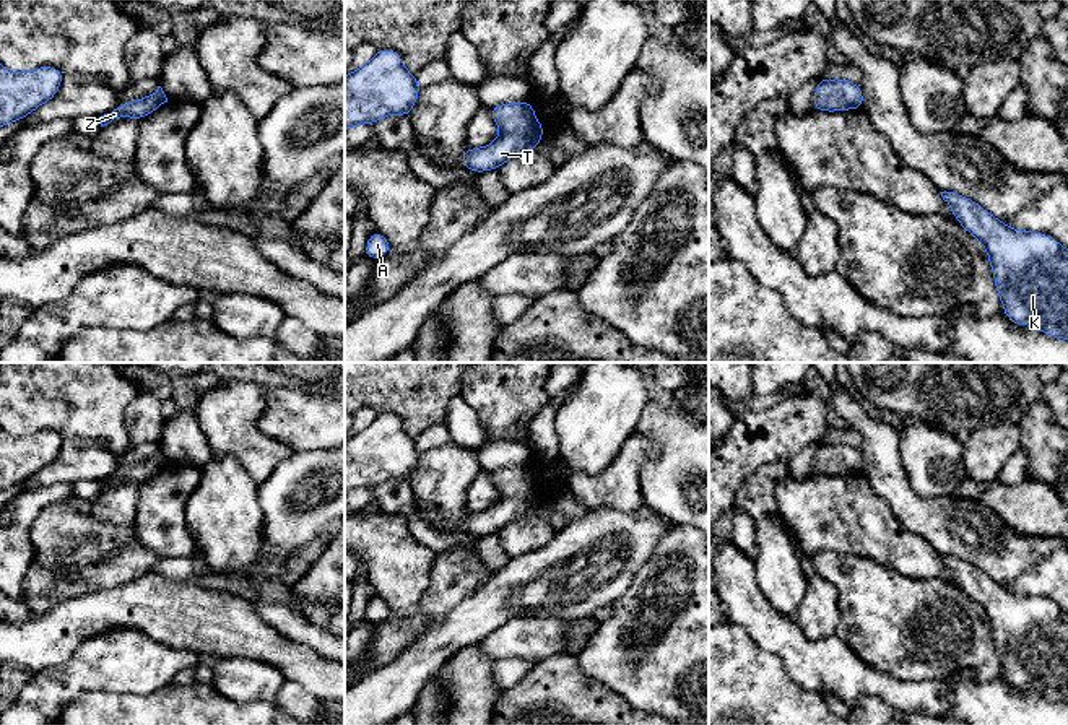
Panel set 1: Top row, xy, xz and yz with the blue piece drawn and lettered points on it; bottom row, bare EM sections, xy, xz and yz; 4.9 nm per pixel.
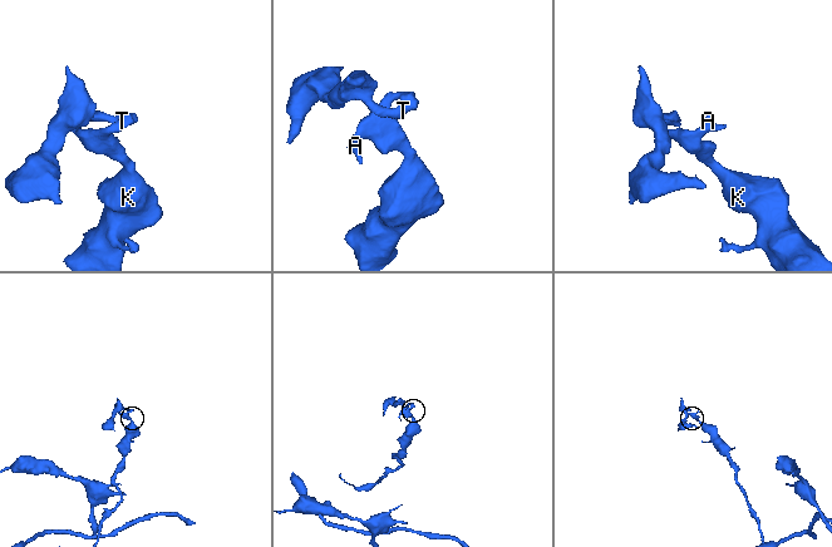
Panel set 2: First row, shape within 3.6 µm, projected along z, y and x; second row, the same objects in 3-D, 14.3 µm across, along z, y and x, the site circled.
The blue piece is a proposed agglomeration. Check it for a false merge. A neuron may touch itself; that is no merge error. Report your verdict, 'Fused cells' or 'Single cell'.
Single cell

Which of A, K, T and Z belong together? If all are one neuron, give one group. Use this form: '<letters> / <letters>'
A K T Z

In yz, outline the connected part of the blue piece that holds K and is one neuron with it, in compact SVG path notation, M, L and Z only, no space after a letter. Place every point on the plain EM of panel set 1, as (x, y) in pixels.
M940 558L954 584L985 610L1006 681L1068 704L1068 613L1042 597L1006 590L970 562Z

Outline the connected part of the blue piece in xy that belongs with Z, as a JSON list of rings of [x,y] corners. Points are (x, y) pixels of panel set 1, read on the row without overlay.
[[[158,450],[154,458],[145,460],[143,463],[137,463],[125,470],[115,470],[109,478],[101,480],[101,491],[111,488],[119,481],[130,481],[130,483],[145,483],[154,473],[167,467],[167,462],[161,450]]]

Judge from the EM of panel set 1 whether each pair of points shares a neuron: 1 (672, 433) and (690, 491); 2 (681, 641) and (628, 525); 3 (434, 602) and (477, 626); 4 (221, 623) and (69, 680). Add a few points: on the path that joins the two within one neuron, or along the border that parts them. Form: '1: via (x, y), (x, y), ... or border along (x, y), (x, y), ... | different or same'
1: via (686, 447), (690, 451), (690, 477) | same
2: border along (667, 532), (654, 555), (621, 594) | different
3: border along (480, 586), (462, 599), (438, 625), (421, 634) | different
4: border along (130, 628), (169, 646), (187, 647), (197, 655) | different

